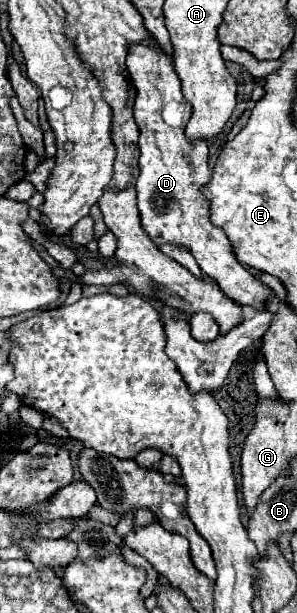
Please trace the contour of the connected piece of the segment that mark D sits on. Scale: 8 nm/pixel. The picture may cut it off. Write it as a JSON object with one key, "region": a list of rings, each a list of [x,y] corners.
{"region":[[[138,43],[132,45],[130,53],[128,53],[128,71],[132,77],[132,83],[136,87],[136,105],[134,105],[134,117],[136,123],[140,127],[140,139],[138,139],[138,147],[140,147],[140,175],[138,175],[138,183],[136,183],[136,191],[138,191],[138,209],[140,209],[140,217],[144,223],[144,231],[152,237],[152,241],[156,241],[156,245],[162,243],[180,243],[186,245],[192,255],[196,257],[200,269],[212,277],[214,281],[218,281],[220,289],[232,297],[234,301],[242,303],[242,305],[250,305],[254,309],[264,311],[264,307],[268,307],[268,297],[274,295],[274,291],[260,283],[234,255],[232,243],[228,241],[228,237],[224,235],[222,229],[214,227],[210,221],[210,201],[204,197],[204,193],[200,191],[202,185],[206,185],[210,181],[210,171],[208,171],[208,145],[204,139],[196,139],[190,141],[184,133],[186,123],[192,115],[192,105],[186,103],[186,99],[182,97],[182,89],[180,89],[180,79],[172,67],[172,61],[166,57],[166,53],[160,47],[154,47],[152,43]]]}

